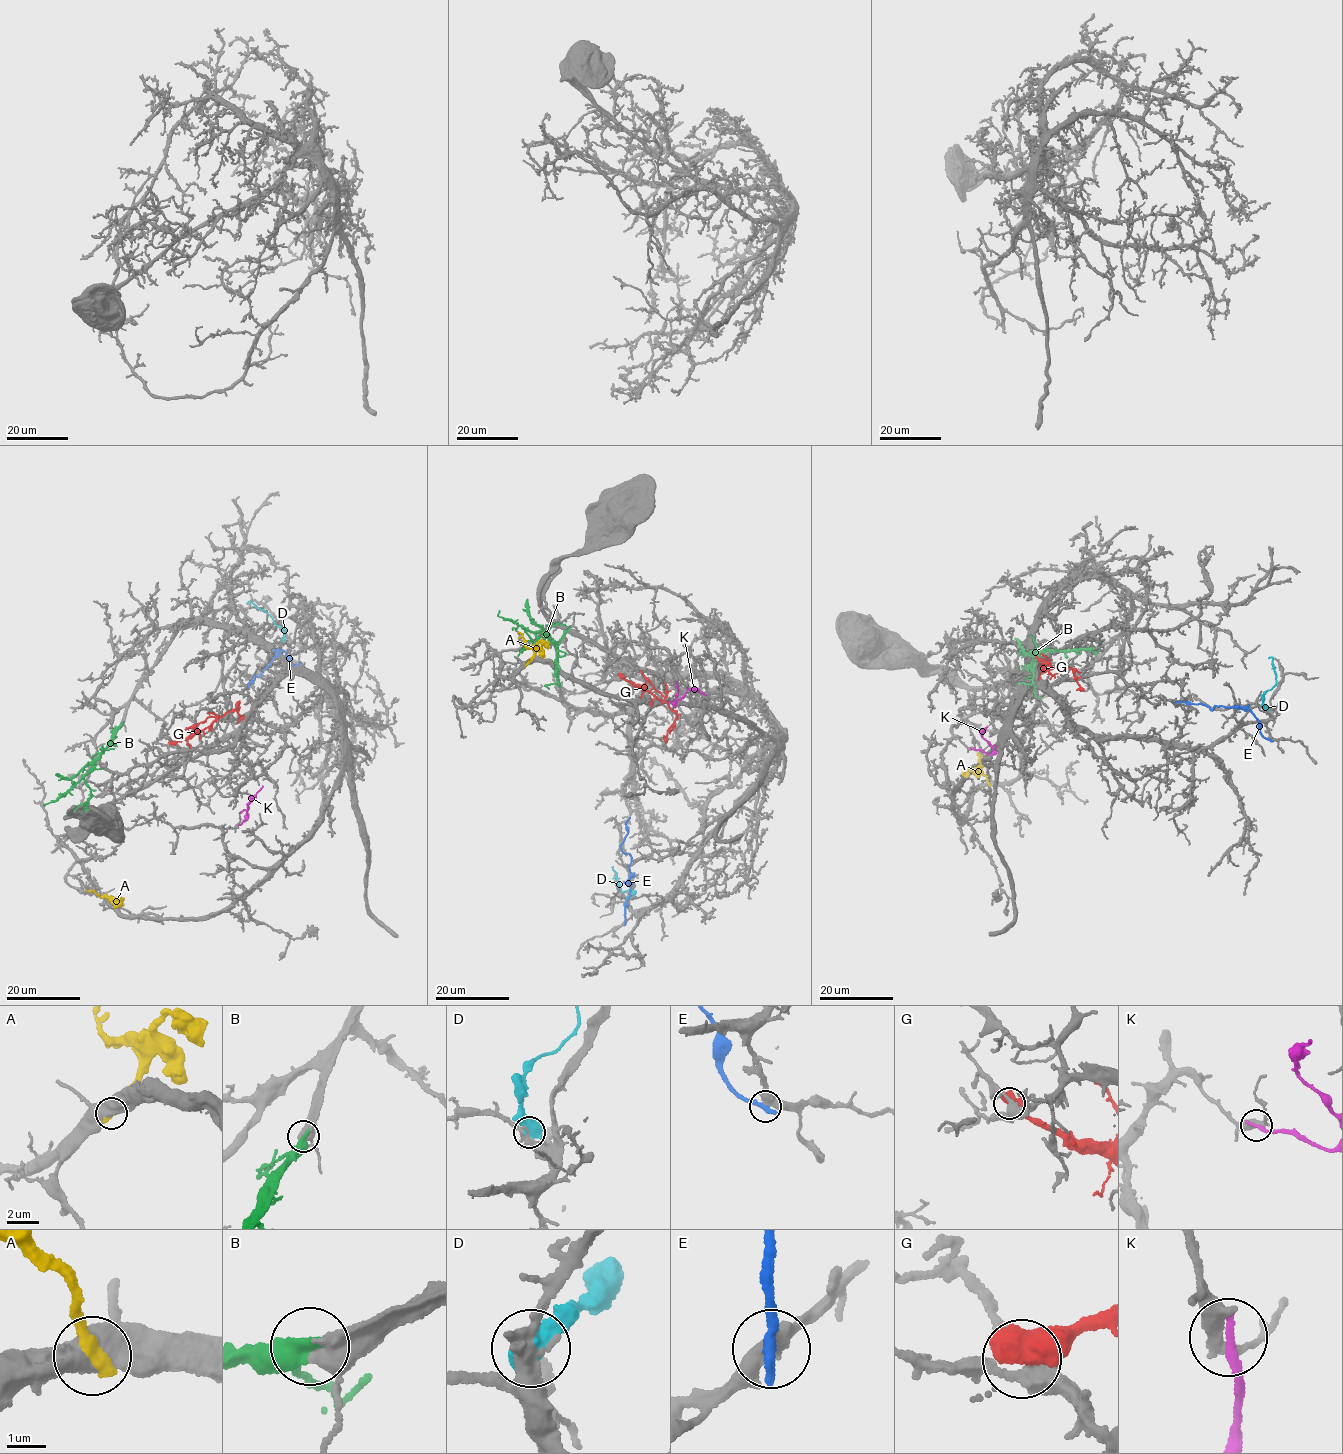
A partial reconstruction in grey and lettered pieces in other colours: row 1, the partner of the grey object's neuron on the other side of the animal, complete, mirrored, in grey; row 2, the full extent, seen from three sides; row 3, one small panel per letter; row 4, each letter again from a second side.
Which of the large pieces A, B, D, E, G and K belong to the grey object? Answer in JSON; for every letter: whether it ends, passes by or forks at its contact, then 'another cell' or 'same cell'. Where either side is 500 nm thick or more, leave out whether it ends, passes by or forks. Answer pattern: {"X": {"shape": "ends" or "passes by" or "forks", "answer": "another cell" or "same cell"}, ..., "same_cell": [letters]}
{"A": {"answer": "another cell"}, "B": {"answer": "same cell"}, "D": {"answer": "another cell"}, "E": {"shape": "ends", "answer": "another cell"}, "G": {"answer": "another cell"}, "K": {"shape": "ends", "answer": "another cell"}, "same_cell": ["B"]}

